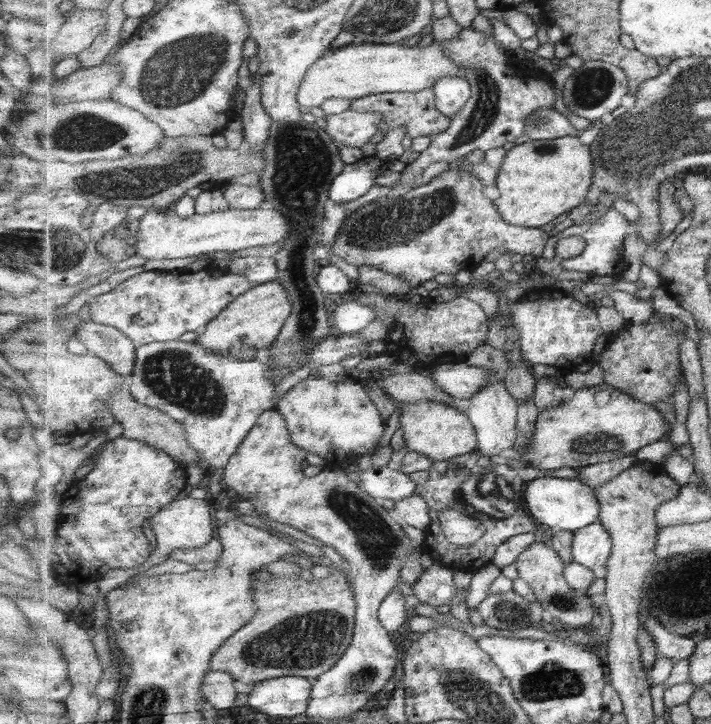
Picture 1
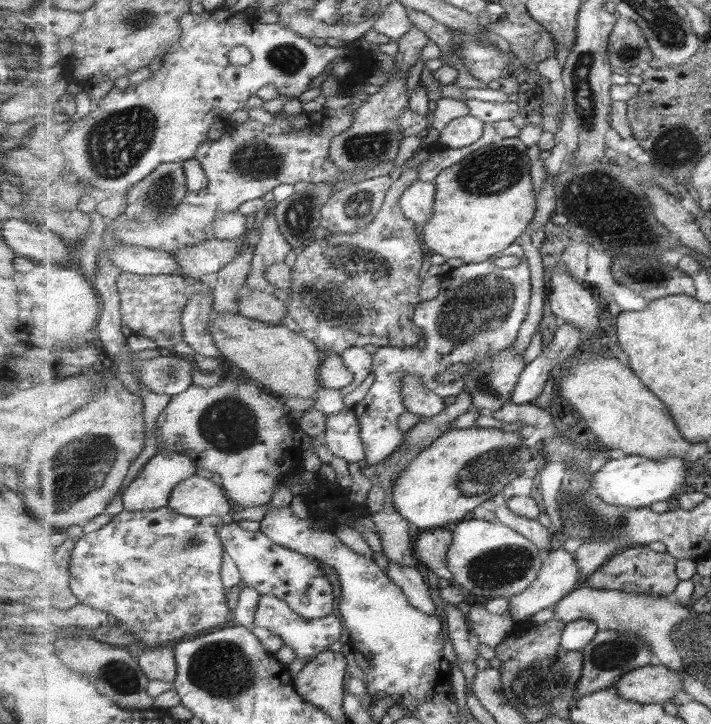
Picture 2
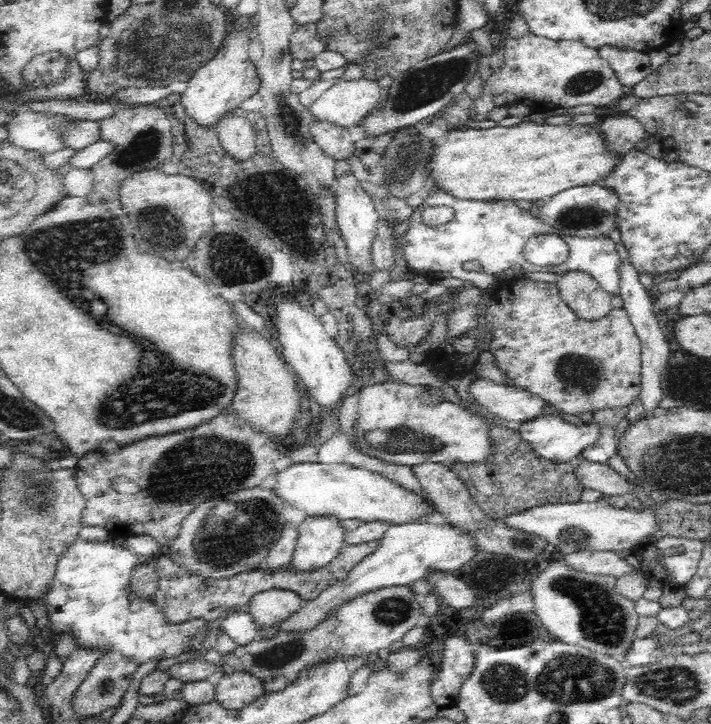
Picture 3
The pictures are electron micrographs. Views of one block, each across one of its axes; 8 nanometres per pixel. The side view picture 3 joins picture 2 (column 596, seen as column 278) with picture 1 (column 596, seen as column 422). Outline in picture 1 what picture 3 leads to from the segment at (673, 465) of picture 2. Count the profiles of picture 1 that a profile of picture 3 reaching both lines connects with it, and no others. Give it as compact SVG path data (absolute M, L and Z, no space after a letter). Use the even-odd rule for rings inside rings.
M540 477L527 483L522 494L528 511L539 522L553 531L577 532L586 526L599 523L601 506L593 489L581 482L579 478L565 479L556 477Z

